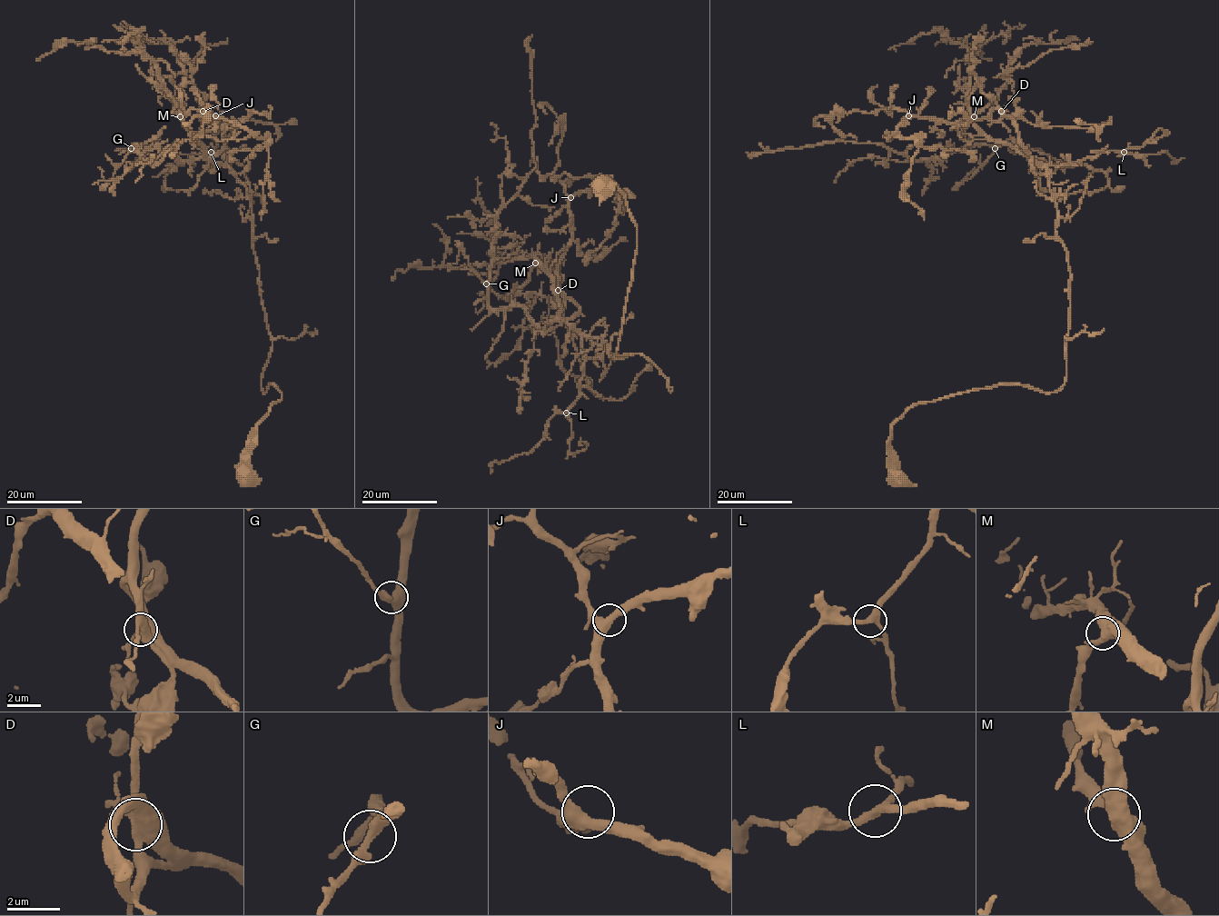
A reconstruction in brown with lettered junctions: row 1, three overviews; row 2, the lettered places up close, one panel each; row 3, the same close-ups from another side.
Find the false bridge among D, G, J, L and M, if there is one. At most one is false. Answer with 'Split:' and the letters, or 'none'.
Split: none

